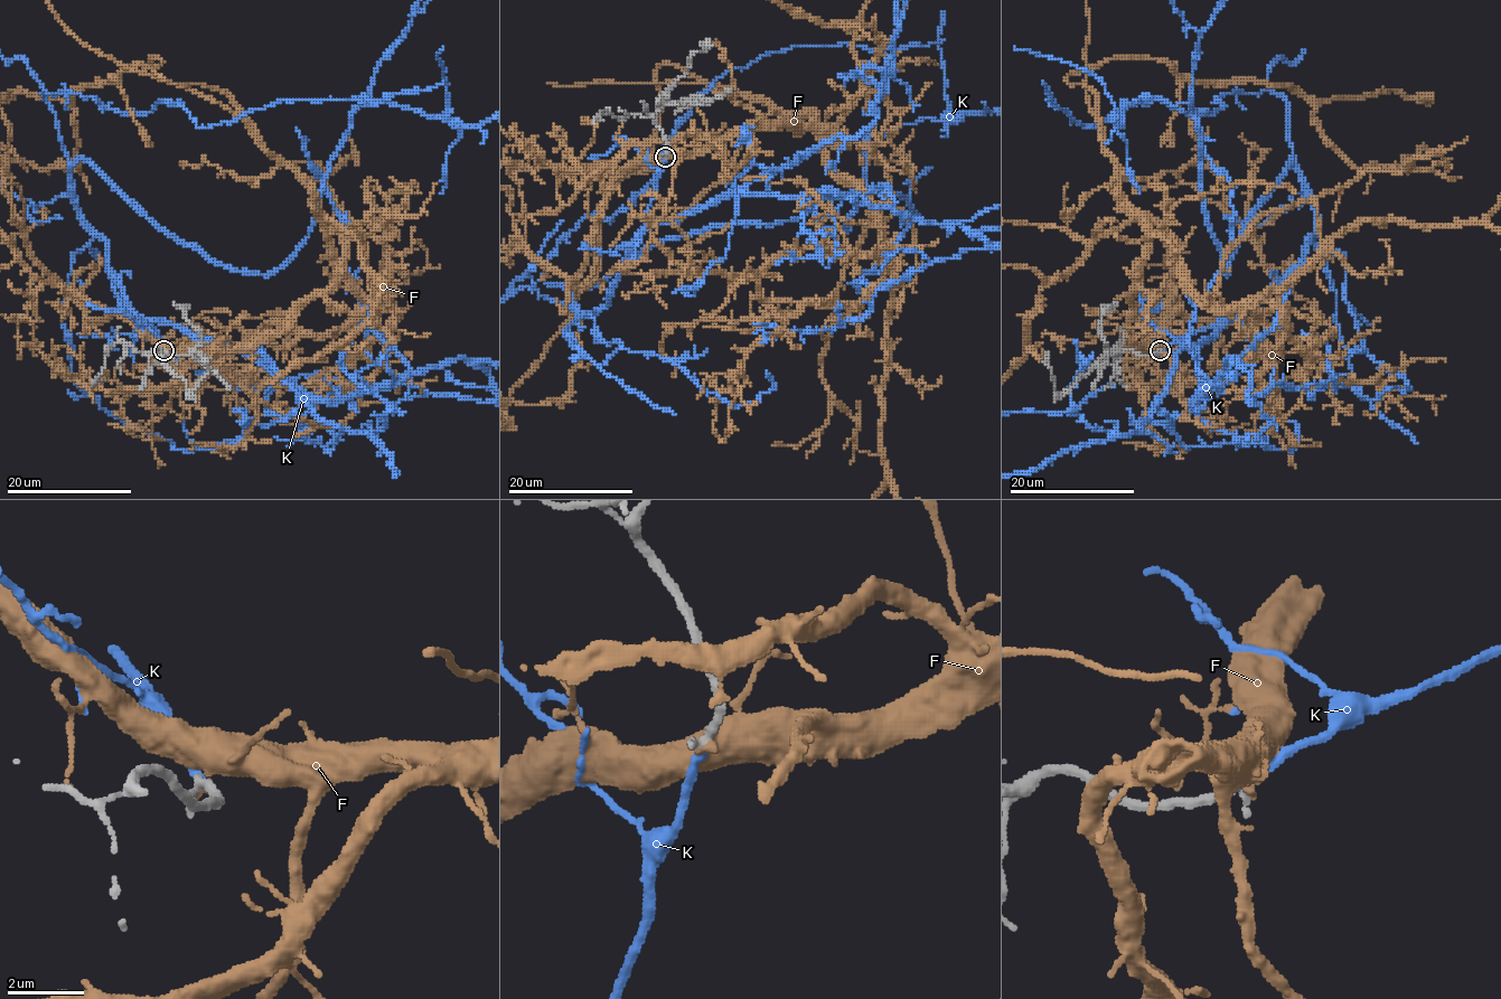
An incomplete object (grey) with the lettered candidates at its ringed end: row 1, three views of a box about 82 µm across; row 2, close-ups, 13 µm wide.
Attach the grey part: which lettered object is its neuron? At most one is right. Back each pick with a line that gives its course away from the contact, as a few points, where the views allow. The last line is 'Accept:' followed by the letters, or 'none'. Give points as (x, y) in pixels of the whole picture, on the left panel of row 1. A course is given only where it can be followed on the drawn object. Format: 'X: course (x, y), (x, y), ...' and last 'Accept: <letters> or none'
Accept: K

